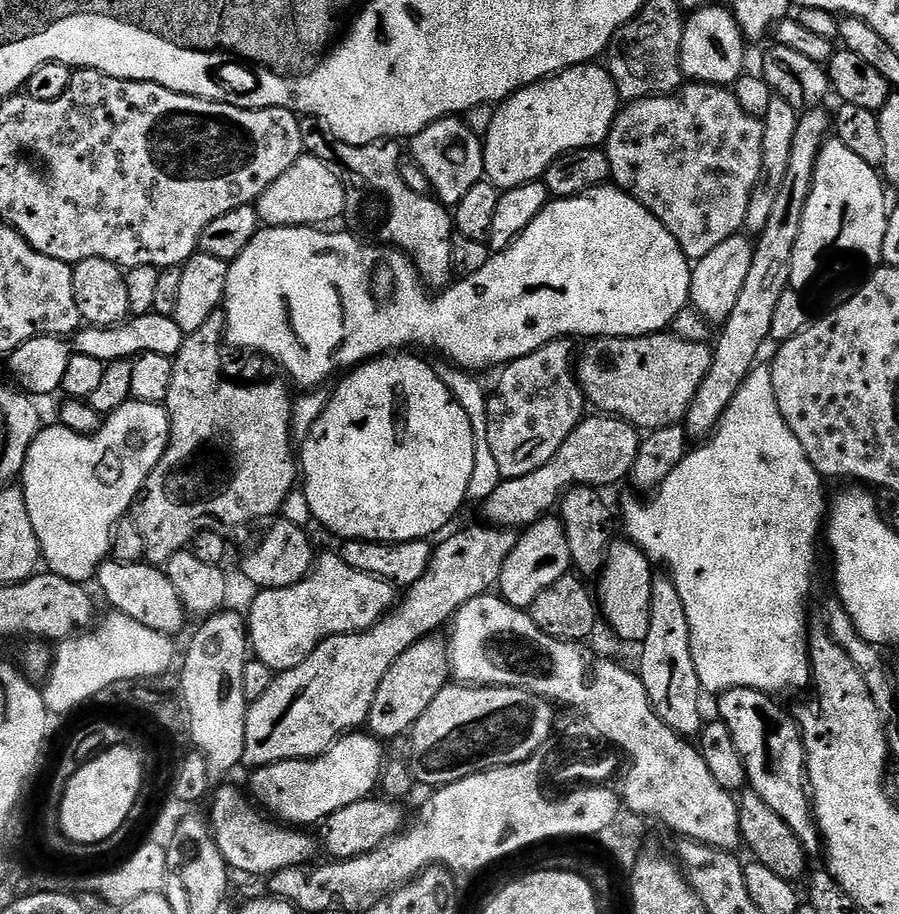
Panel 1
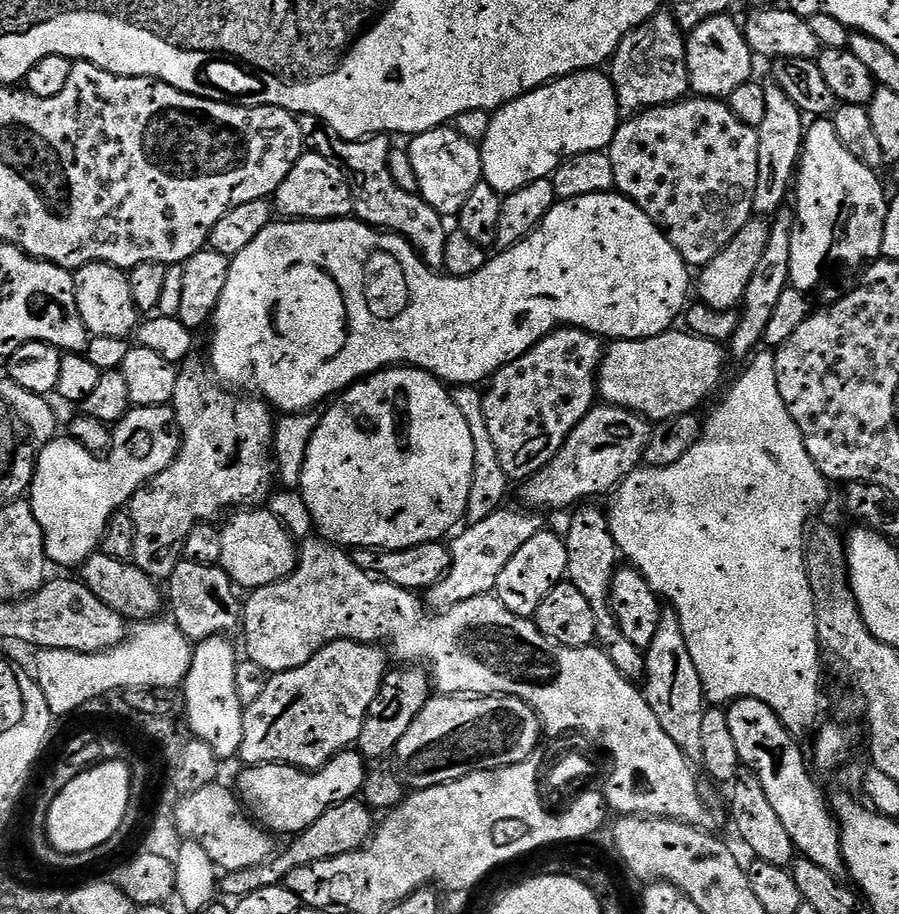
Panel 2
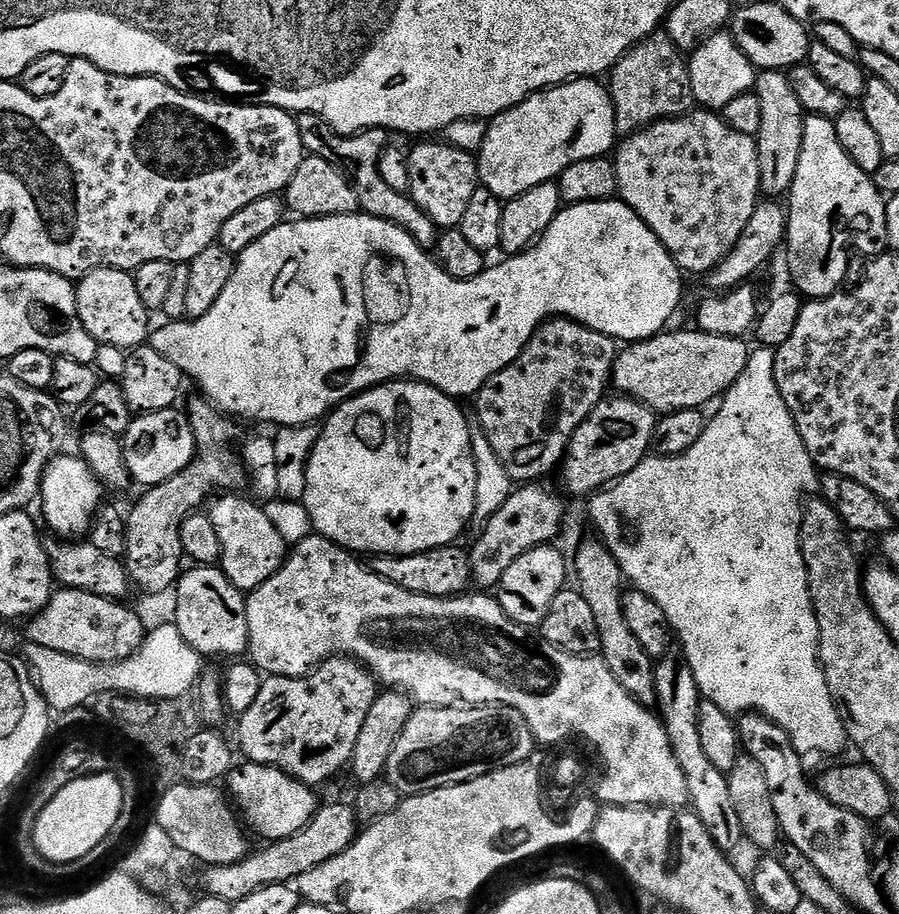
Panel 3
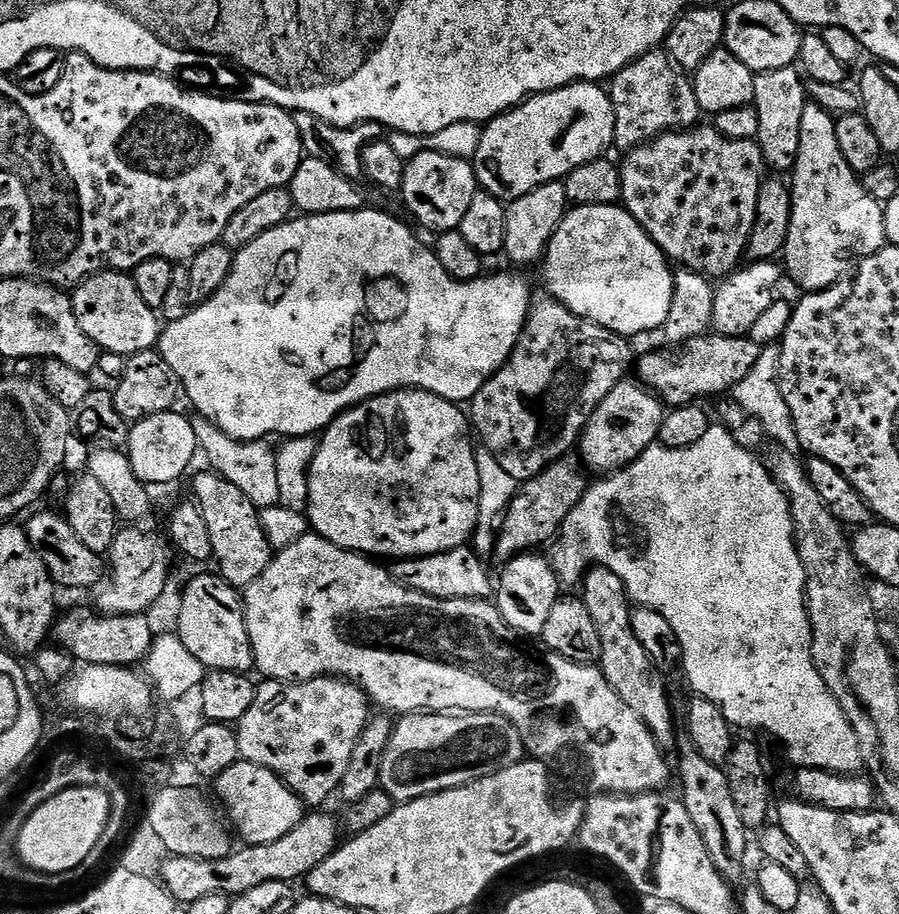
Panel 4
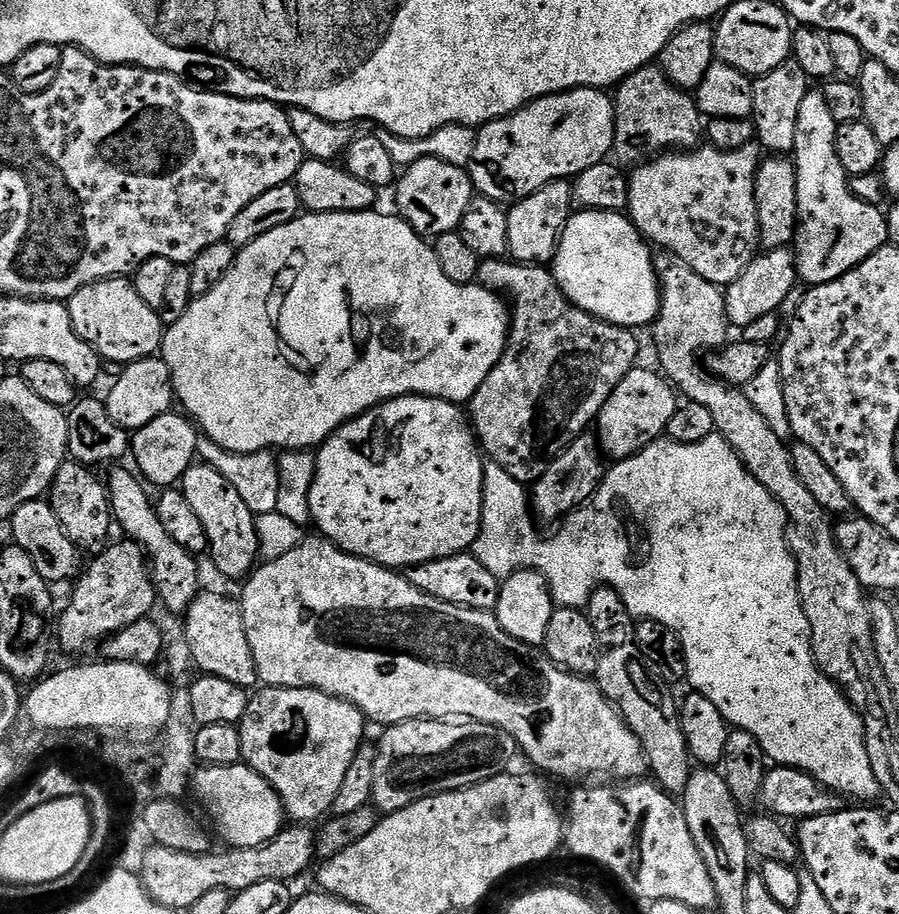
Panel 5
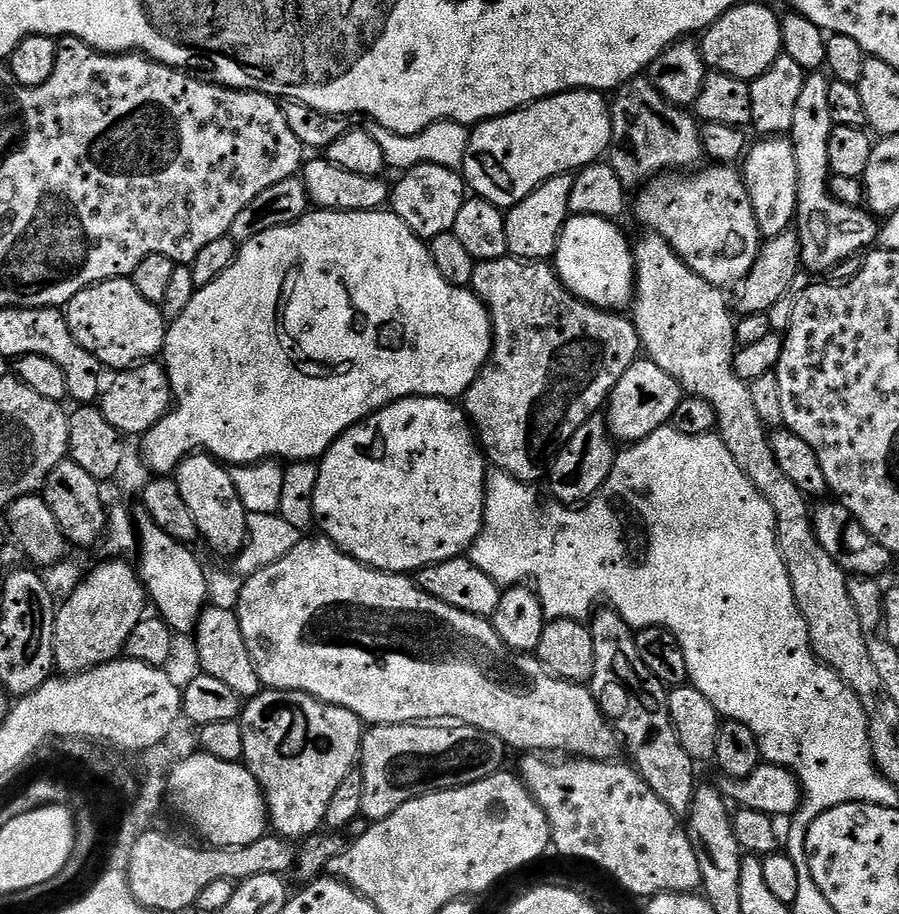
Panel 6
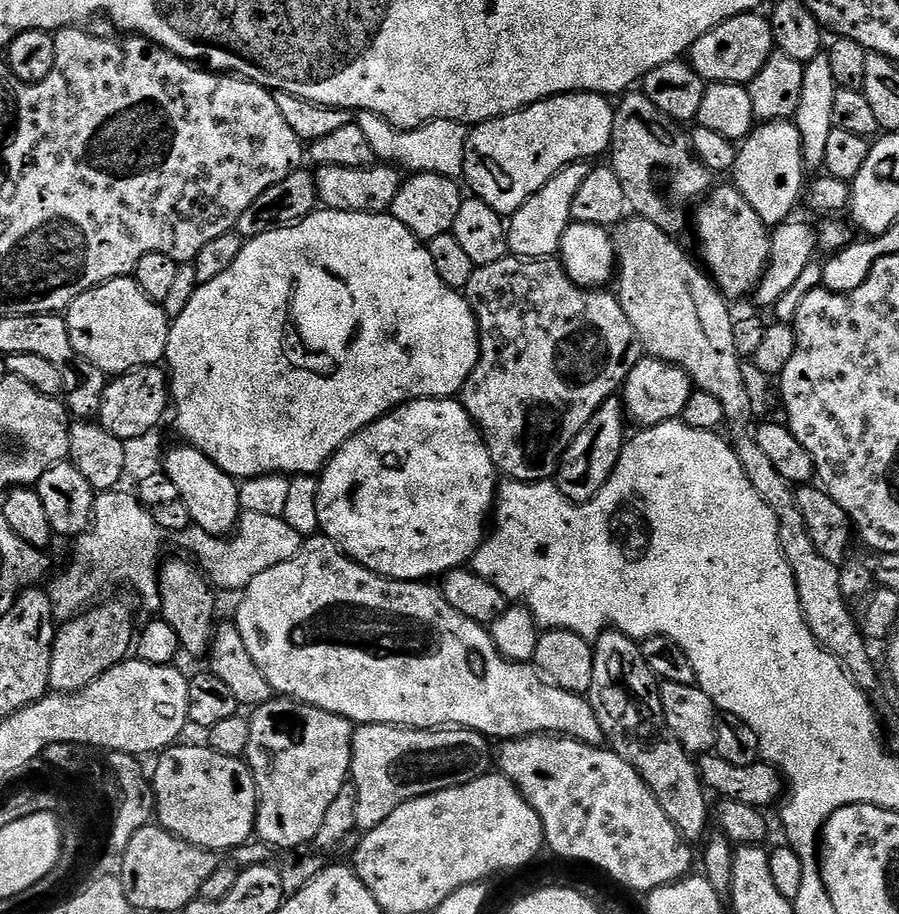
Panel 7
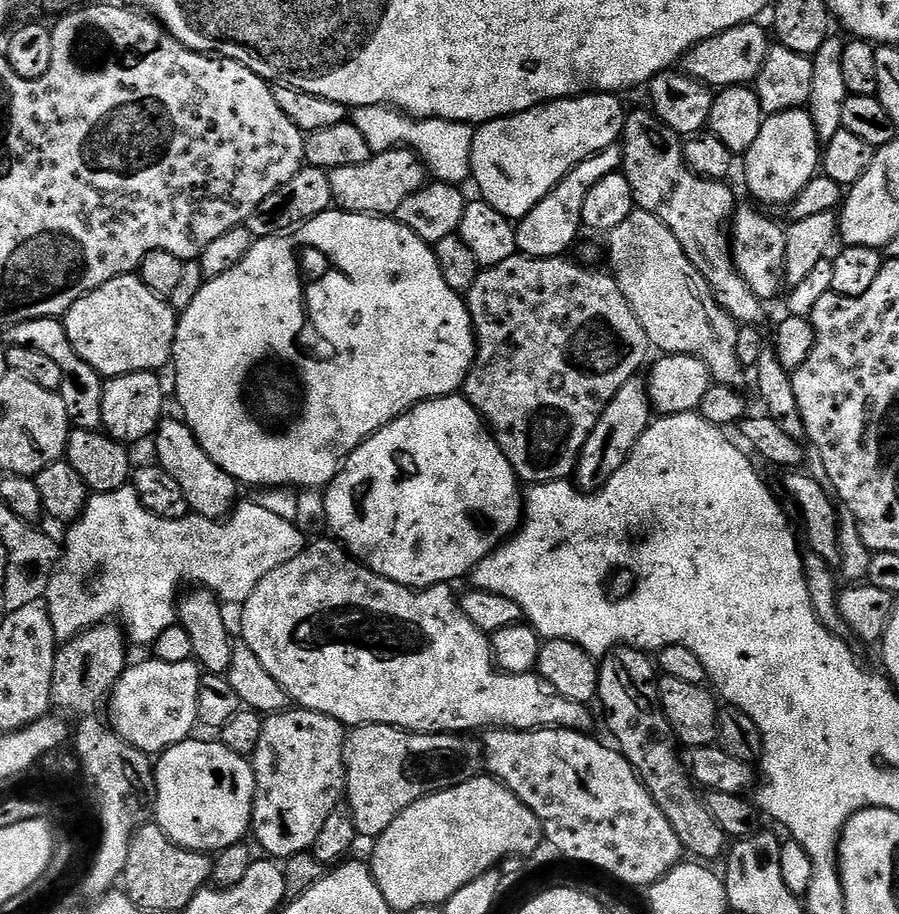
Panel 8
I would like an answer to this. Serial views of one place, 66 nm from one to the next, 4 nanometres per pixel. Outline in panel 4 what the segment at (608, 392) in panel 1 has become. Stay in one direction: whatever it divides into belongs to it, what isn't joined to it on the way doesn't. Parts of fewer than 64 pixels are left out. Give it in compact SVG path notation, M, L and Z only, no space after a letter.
M705 334L703 336L695 336L693 340L687 341L679 345L678 350L673 356L667 356L664 352L648 352L644 357L639 357L638 368L640 364L640 376L638 375L639 383L643 384L649 392L655 392L657 396L660 397L661 401L668 406L679 406L682 404L690 404L693 402L703 401L703 396L720 396L723 392L731 393L738 382L742 382L742 378L746 378L746 374L750 374L750 369L754 366L754 362L758 362L760 357L761 345L759 343L755 344L755 339L746 336L717 336L715 334Z

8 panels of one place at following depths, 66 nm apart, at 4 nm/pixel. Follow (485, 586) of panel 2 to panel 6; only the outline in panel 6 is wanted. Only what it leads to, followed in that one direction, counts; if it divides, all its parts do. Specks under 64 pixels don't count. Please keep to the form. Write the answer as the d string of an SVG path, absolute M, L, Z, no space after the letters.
M600 414L590 417L556 453L556 459L546 473L546 485L552 491L551 499L565 506L580 506L591 500L606 478L610 478L617 455L618 448L609 433L607 419Z

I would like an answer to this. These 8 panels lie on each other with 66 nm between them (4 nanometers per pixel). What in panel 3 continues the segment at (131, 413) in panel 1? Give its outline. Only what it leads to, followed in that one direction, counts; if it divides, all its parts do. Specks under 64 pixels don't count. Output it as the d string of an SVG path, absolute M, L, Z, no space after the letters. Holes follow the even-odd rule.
M173 409L145 412L133 419L122 437L124 458L129 474L137 485L151 486L166 482L178 474L190 459L190 428L183 419L172 420ZM79 455L56 456L44 467L44 477L40 483L38 505L44 511L44 520L60 538L84 538L91 533L92 522L102 507L100 501L102 485L100 479L88 468Z

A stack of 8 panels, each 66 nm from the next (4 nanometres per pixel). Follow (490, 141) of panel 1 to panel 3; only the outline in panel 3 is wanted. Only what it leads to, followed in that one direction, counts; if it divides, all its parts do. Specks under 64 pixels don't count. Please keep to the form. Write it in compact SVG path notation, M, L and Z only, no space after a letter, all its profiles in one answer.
M596 78L569 80L566 84L533 92L521 104L491 117L486 142L482 142L478 153L479 183L507 202L518 198L518 194L526 194L526 190L534 190L534 186L553 183L567 168L574 166L574 162L607 157L618 143L618 133L611 91L600 83Z

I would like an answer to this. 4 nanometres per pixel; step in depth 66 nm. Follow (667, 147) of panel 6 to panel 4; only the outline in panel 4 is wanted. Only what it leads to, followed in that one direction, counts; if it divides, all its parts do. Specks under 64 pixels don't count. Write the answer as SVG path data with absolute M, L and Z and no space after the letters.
M653 50L646 54L642 54L635 62L627 64L618 75L611 77L610 85L611 84L612 88L610 87L610 95L612 97L612 105L614 106L614 118L616 119L614 122L614 144L617 149L619 147L621 148L621 153L627 154L631 152L633 148L637 148L643 144L649 144L652 140L655 140L657 136L663 136L666 132L679 132L685 128L695 128L701 123L700 119L702 119L702 113L698 106L698 98L696 97L693 81L673 64L672 59L668 57L668 53L663 50Z

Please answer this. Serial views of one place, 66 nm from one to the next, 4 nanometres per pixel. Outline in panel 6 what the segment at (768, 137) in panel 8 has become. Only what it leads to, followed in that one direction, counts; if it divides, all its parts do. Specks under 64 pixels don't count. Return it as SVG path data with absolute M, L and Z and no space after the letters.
M760 138L747 149L742 160L744 185L754 206L756 221L764 240L789 231L796 219L798 206L798 162L788 138Z

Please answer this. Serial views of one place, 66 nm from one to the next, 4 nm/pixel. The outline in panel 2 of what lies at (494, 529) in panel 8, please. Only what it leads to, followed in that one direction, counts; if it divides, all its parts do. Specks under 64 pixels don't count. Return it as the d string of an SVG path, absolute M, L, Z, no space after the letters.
M397 366L375 372L364 380L359 380L351 388L340 393L323 409L318 430L314 430L314 438L310 438L310 450L306 450L306 462L300 475L299 494L309 507L315 531L323 539L345 549L381 548L382 550L406 550L410 546L435 544L445 539L444 535L459 520L465 519L470 498L470 482L474 478L474 438L470 438L470 426L462 414L462 410L454 402L451 391L444 381L423 372L420 368Z

